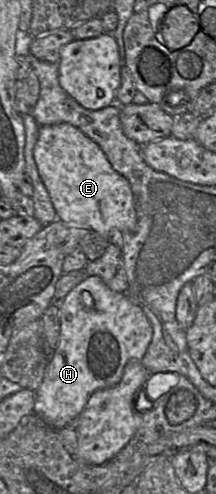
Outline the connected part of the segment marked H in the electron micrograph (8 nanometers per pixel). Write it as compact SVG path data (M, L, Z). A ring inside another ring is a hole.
M85 276L84 279L77 284L60 302L60 304L55 304L59 307L59 320L60 320L60 335L57 347L52 352L48 364L46 366L43 381L41 382L39 388L35 392L35 405L34 413L41 417L49 426L56 430L60 430L73 420L75 417L79 416L83 411L85 405L88 402L89 397L98 390L106 389L118 384L122 378L125 365L130 360L141 361L144 354L146 353L148 346L152 340L153 329L147 316L135 302L133 302L126 293L118 293L111 290L104 281L99 276ZM83 291L88 291L94 298L94 307L87 309L83 306L81 301L81 293Z

